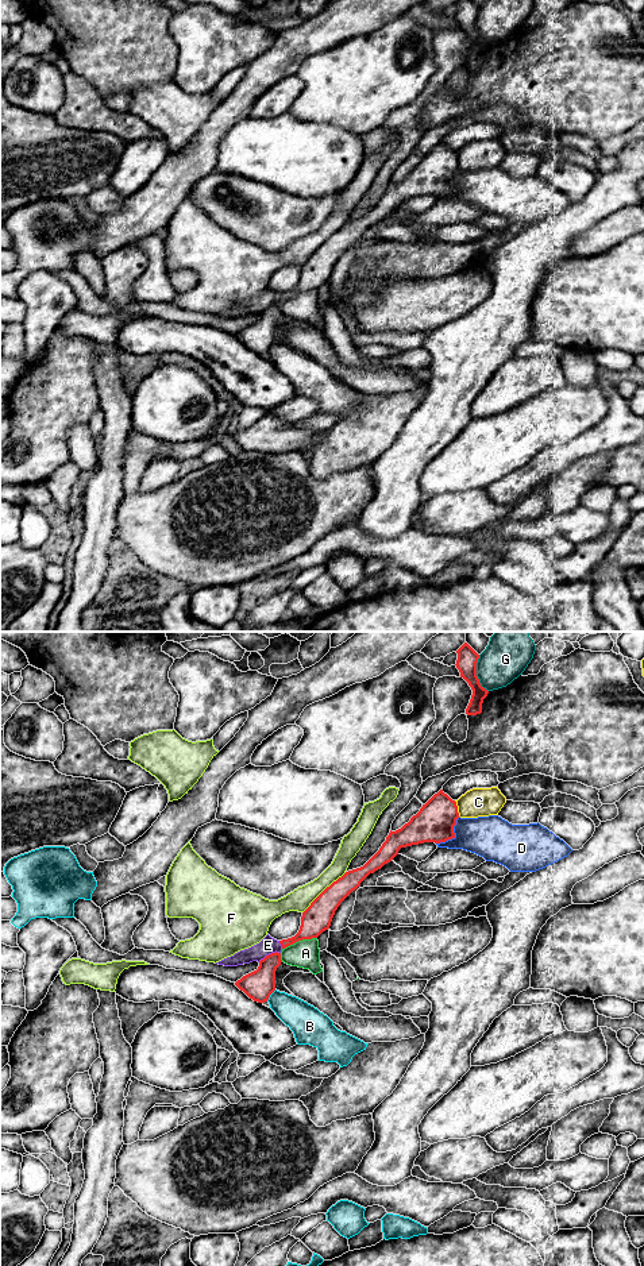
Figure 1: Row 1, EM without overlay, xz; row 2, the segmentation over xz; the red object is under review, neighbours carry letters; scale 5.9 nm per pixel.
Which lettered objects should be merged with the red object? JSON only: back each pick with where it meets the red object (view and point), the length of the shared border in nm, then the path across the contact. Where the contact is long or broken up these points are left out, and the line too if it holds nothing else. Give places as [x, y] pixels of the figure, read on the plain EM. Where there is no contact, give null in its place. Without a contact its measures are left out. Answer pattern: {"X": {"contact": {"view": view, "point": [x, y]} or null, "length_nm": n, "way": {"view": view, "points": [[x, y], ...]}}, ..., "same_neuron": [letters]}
{"same_neuron": []}

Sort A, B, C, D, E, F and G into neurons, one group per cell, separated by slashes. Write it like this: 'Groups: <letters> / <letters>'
Groups: A E / B / C / D / F / G

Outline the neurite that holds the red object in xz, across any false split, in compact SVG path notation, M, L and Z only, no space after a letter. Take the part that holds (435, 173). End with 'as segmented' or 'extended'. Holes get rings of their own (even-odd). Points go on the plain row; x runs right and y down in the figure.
M440 142L401 181L389 185L379 202L360 220L346 224L327 239L302 265L298 285L279 293L282 301L302 293L317 290L328 282L340 255L360 235L385 216L390 215L401 200L424 194L446 194L455 190L454 178L459 170L456 154Z | as segmented

